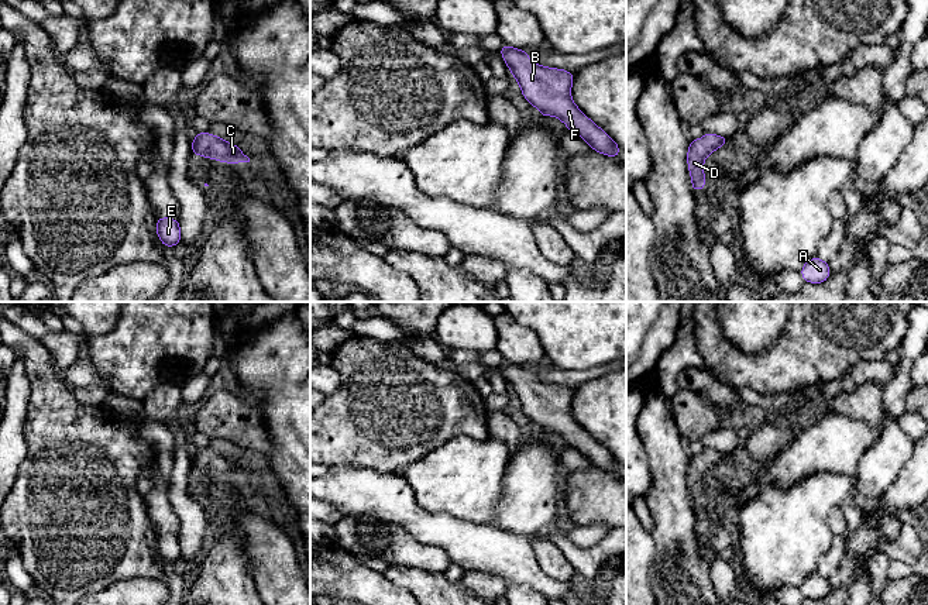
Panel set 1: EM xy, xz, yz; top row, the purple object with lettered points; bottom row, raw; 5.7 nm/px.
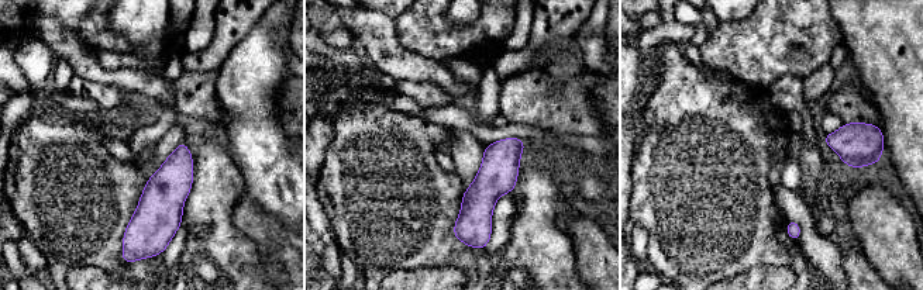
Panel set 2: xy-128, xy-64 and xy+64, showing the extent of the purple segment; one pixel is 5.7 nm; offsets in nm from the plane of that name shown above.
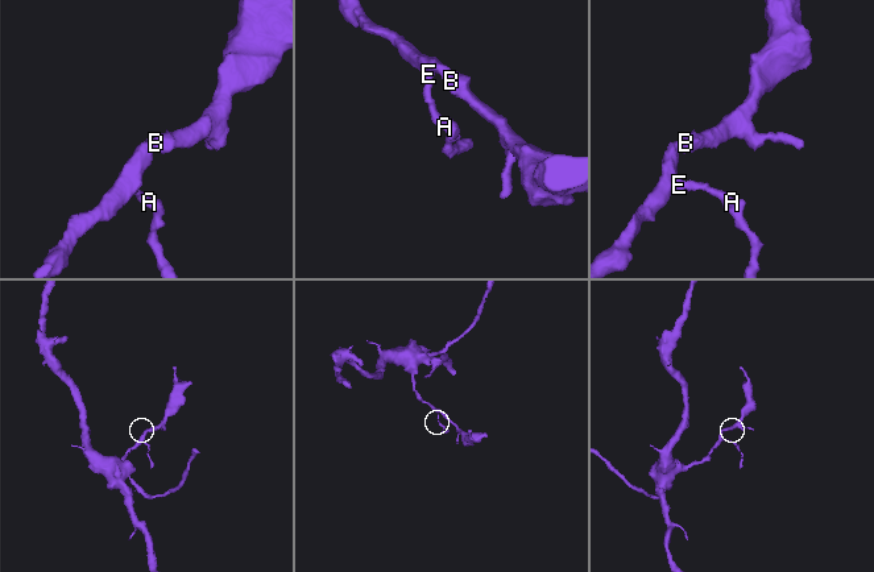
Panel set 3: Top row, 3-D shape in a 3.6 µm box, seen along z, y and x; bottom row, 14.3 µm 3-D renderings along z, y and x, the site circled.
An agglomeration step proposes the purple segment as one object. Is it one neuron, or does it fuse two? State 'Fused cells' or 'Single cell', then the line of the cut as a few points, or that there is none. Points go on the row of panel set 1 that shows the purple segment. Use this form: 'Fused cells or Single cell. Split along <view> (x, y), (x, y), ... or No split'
Single cell. No split

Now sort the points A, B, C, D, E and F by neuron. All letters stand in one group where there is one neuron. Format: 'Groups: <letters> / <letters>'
Groups: A B C D E F

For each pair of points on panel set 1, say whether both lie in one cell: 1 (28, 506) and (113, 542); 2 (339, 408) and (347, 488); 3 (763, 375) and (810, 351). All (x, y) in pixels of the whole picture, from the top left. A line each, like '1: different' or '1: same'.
1: same
2: different
3: same

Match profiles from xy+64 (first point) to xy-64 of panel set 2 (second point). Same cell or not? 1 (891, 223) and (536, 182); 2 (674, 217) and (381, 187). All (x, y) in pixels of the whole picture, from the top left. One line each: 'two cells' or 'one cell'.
1: two cells
2: one cell

